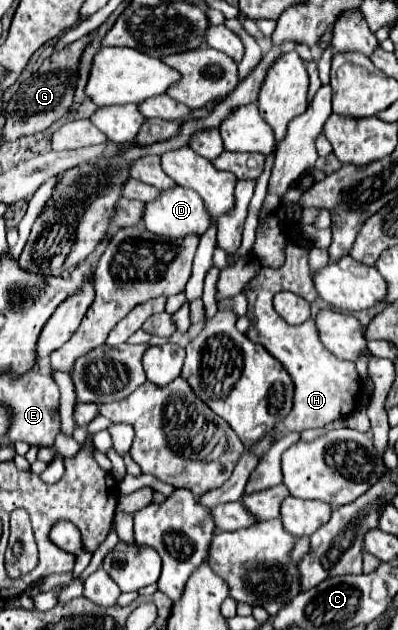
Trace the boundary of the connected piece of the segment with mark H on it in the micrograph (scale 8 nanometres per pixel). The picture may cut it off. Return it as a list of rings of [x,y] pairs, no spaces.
[[[287,236],[287,248],[285,248],[285,264],[279,270],[261,266],[259,274],[243,286],[243,294],[249,302],[247,318],[251,322],[247,330],[247,338],[255,344],[265,346],[269,354],[273,354],[285,366],[285,370],[291,374],[295,382],[293,410],[287,416],[287,420],[281,420],[275,426],[283,436],[293,430],[301,432],[305,428],[319,428],[337,418],[345,418],[353,410],[361,380],[355,372],[353,362],[335,358],[321,344],[315,324],[305,322],[299,326],[291,326],[277,314],[277,310],[273,308],[273,296],[281,290],[291,290],[309,302],[313,302],[318,297],[309,274],[309,248],[295,244],[289,236]]]

